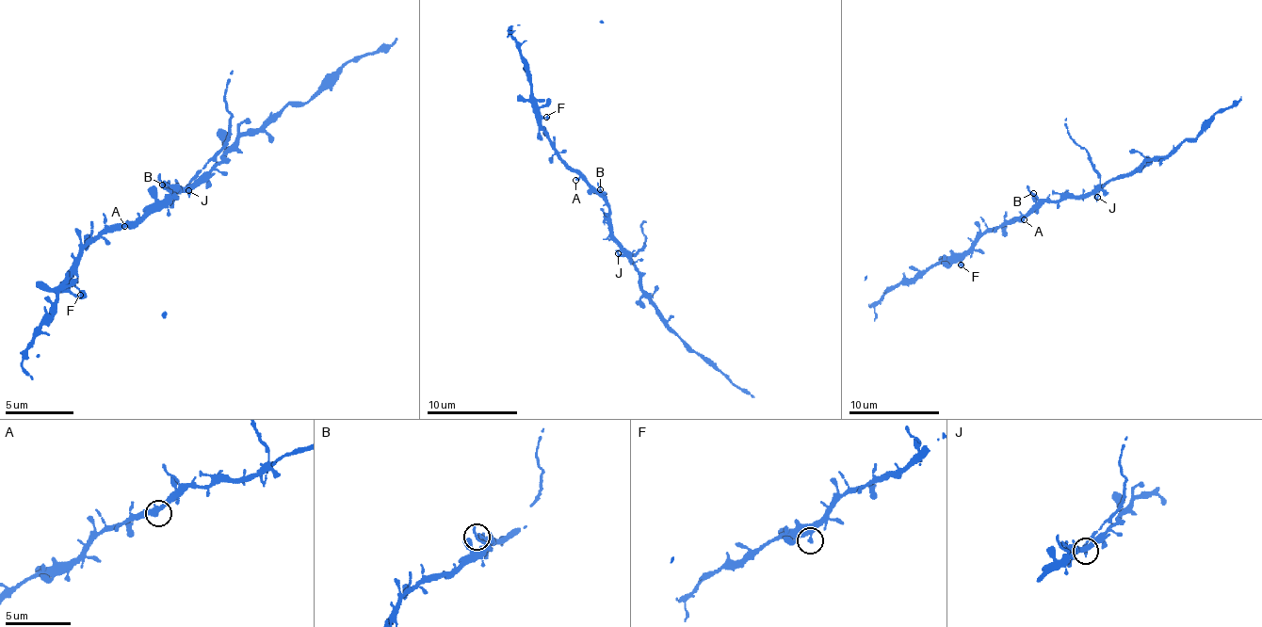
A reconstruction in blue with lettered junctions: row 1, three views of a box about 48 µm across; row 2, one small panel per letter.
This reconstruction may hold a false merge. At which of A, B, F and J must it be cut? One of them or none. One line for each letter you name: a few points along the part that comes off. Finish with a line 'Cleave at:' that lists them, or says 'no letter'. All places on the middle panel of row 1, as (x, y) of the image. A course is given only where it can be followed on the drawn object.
J: Course of the part to remove: (618, 254), (632, 256), (643, 245), (645, 241), (640, 225), (645, 220)
Cleave at: J

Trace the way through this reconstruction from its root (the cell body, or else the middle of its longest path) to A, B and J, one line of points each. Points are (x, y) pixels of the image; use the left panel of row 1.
A: (162, 199), (135, 222), (124, 226)
B: (162, 199), (166, 195), (162, 184)
J: (162, 199), (172, 199), (179, 191), (189, 188), (189, 191)

